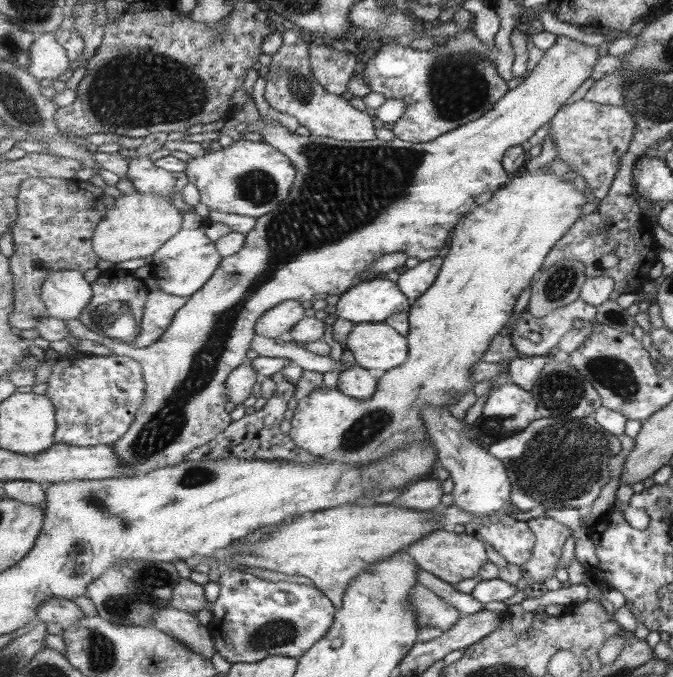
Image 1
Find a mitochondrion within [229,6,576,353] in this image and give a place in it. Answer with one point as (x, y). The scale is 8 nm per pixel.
(456, 88)

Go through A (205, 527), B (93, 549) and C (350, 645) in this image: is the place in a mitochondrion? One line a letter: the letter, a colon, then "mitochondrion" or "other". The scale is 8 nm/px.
A: other
B: other
C: other

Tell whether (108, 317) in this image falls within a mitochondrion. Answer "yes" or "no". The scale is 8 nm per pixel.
yes

